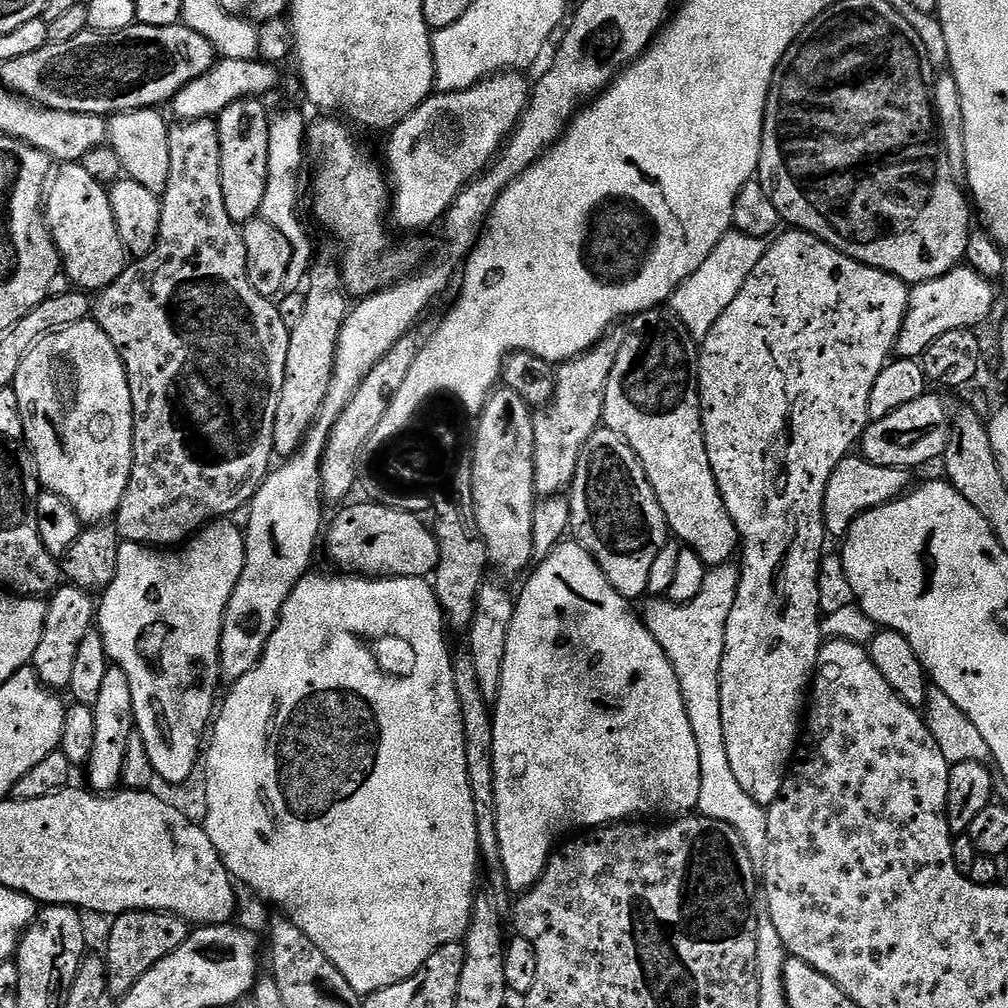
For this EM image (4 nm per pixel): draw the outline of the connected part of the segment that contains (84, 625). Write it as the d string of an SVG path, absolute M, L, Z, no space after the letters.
M60 586L47 601L46 626L42 630L42 642L38 642L38 650L34 650L32 655L31 667L35 668L43 684L53 690L67 689L74 670L74 658L78 655L78 645L97 623L98 604L91 598L87 591L80 588Z

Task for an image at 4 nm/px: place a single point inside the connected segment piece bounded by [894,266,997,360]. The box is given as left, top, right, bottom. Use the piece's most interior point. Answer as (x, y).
(962, 298)

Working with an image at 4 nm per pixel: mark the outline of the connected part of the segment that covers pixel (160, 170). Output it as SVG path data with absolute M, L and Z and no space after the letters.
M143 108L133 112L117 112L108 120L110 146L122 162L124 176L157 194L163 194L168 189L172 166L168 137L170 124L160 114L155 108Z

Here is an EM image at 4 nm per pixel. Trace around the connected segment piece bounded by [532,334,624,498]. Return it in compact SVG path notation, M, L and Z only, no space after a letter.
M606 334L595 346L581 356L565 360L556 368L556 389L551 404L537 411L532 417L534 422L534 486L537 497L547 498L567 493L572 479L578 470L578 458L582 446L601 427L604 419L604 399L606 382L624 336Z

